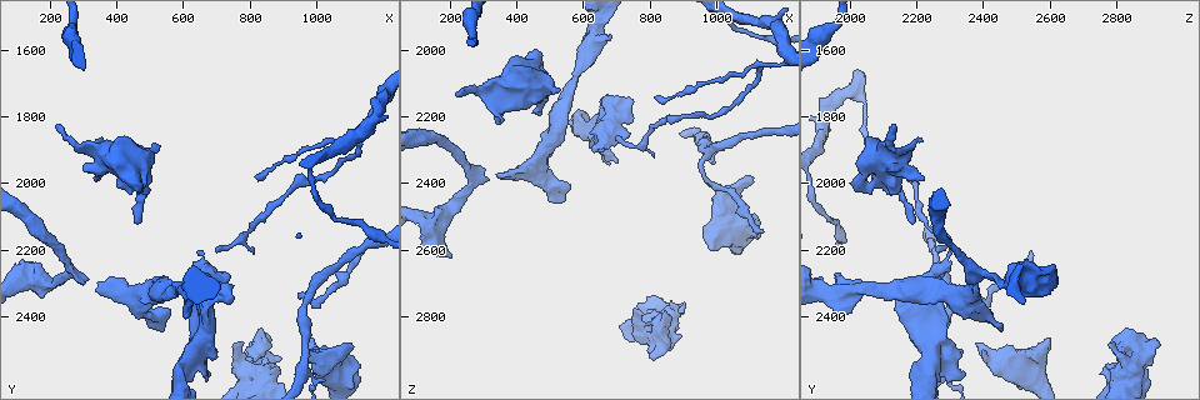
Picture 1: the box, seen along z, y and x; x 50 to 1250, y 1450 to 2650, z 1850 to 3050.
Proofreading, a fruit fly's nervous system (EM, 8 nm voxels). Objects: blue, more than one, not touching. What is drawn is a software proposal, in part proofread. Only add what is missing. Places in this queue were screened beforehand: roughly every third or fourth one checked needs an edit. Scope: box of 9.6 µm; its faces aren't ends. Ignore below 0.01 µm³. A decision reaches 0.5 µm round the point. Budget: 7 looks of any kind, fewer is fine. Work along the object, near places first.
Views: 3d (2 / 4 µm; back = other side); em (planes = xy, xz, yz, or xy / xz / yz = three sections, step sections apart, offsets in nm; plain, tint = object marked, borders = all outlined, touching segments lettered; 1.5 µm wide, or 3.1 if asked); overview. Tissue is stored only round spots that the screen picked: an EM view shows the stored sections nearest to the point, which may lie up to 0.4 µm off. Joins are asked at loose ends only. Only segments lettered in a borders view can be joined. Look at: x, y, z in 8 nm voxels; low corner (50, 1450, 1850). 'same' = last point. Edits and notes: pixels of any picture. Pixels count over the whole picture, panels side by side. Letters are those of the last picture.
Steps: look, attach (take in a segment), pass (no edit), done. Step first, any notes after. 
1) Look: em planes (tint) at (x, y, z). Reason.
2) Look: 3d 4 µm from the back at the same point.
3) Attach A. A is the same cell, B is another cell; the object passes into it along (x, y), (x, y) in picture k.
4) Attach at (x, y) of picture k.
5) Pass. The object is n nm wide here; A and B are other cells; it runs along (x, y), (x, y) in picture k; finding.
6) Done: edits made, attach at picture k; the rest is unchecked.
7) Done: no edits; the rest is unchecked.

Look: em planes (borders) at (670, 2270, 1950).

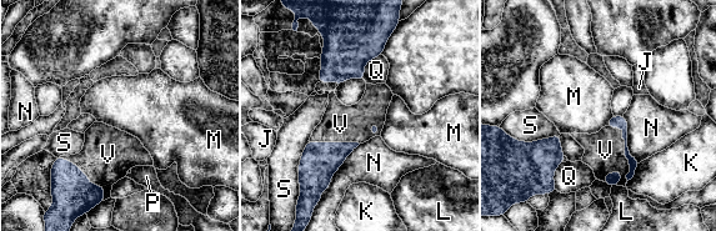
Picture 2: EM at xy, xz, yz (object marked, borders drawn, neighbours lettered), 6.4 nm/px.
Attach V. V is the same cell, J, K, L, M, N, P, Q and S are other cells; the neuron continues.

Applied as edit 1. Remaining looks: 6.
Look: 3d 2 µm at (350, 1870, 2210). Stops while still wide.

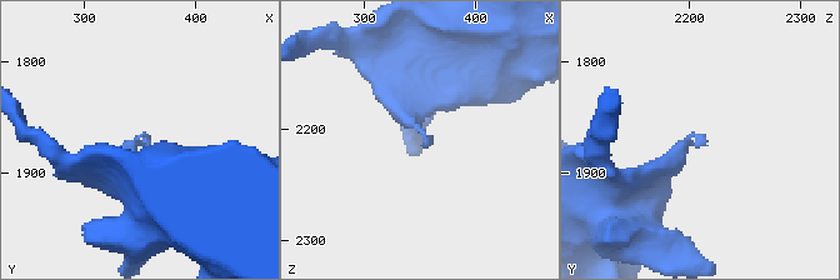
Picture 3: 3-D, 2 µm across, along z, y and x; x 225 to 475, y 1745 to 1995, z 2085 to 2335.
Look: em yz step 8 (borders) at (358, 1866, 2214). Now the EM.

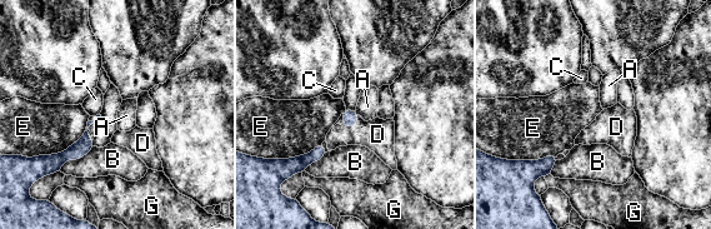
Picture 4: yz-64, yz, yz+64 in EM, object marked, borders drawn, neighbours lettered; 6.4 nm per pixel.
Look: em planes (borders) at the same point.

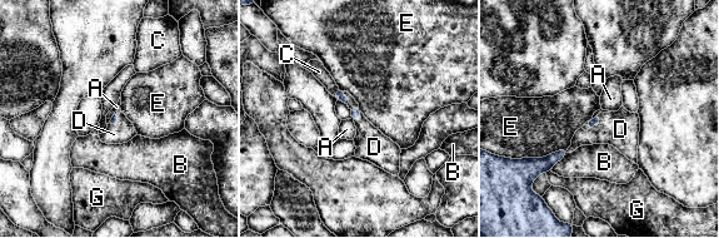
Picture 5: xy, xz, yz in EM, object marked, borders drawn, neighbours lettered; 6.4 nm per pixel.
Attach D. D is the same cell, A, B, C, E and G are other cells; the neuron continues.

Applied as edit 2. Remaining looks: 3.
Look: 3d 2 µm at (1100, 2490, 2390). Thick end.

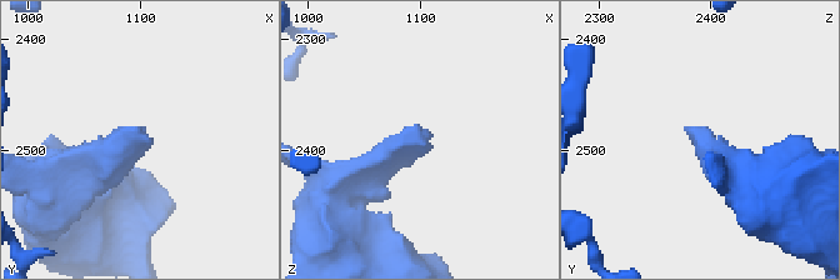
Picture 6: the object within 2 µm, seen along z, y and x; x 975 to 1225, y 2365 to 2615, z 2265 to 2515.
Look: em planes (borders) at (1102, 2488, 2380).

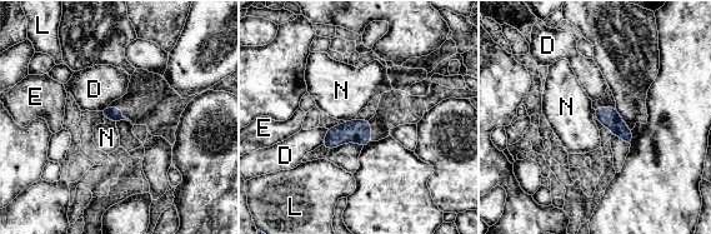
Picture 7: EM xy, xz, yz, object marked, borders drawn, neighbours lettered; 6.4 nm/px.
Pass. D, E, L and N are other cells; a border runs along (104, 116), (115, 124) in picture 7; no lettered segment goes on from it.

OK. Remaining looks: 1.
Done: edits made, attach at picture 2, attach at picture 5; the rest is unchecked.

